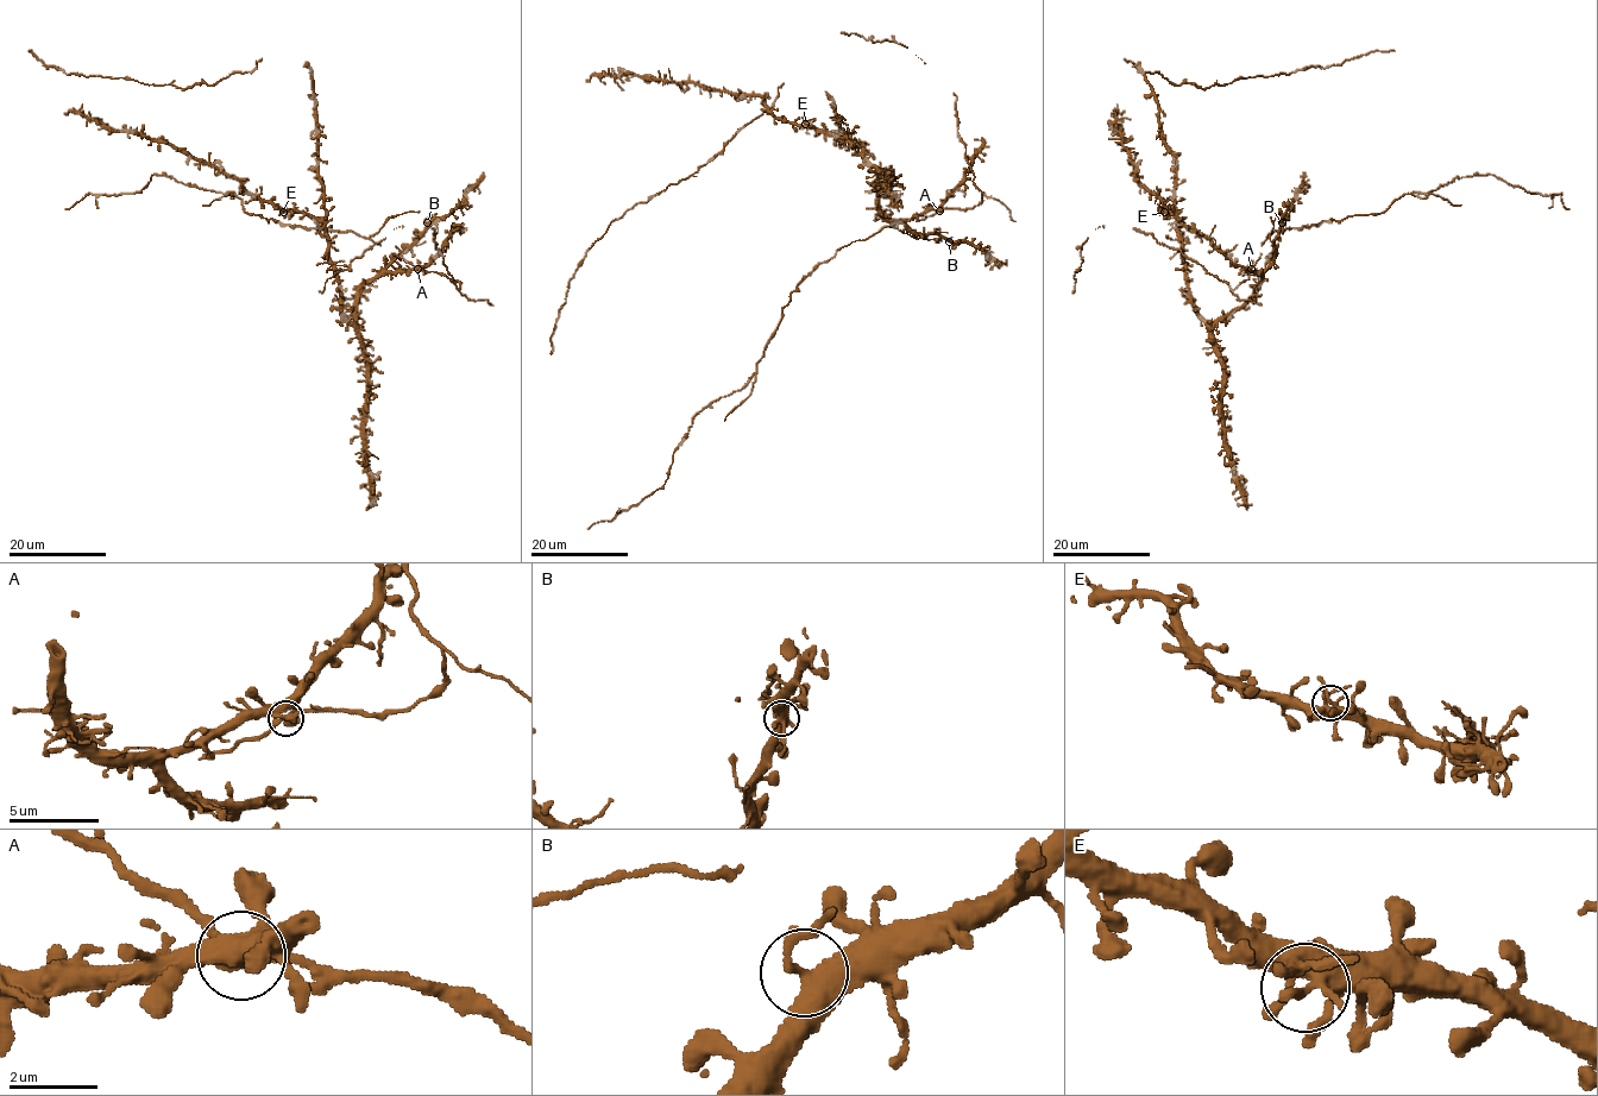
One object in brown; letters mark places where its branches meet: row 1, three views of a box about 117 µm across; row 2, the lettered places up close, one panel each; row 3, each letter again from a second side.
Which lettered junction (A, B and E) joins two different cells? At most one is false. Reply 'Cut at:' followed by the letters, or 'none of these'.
Cut at: A

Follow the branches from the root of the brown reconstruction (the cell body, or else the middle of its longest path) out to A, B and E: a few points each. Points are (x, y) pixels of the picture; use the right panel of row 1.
A: (1207, 323), (1226, 319), (1254, 291), (1260, 283), (1260, 274), (1251, 269)
B: (1207, 323), (1226, 319), (1254, 291), (1260, 283), (1260, 274), (1272, 262), (1274, 240), (1282, 222)
E: (1207, 323), (1193, 302), (1187, 263), (1182, 257), (1178, 224), (1170, 212), (1164, 212)

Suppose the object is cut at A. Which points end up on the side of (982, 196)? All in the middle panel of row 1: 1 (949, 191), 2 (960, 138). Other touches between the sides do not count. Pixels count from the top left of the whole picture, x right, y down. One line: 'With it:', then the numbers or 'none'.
With it: 2

